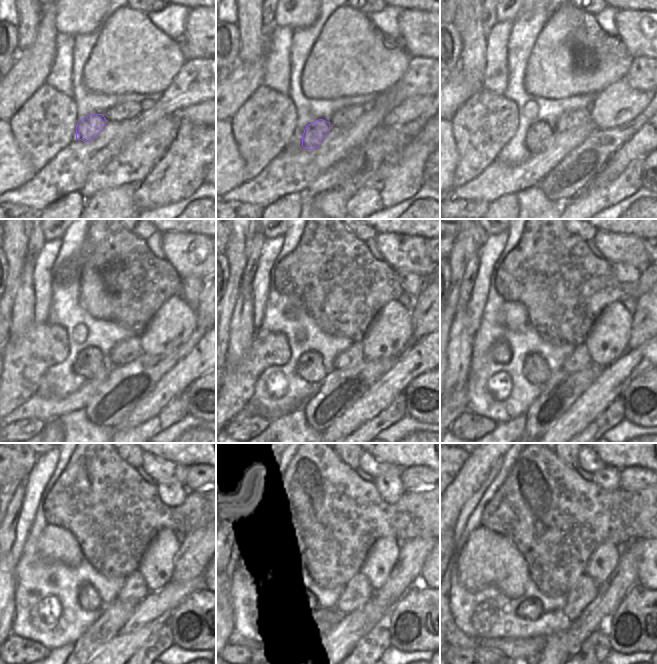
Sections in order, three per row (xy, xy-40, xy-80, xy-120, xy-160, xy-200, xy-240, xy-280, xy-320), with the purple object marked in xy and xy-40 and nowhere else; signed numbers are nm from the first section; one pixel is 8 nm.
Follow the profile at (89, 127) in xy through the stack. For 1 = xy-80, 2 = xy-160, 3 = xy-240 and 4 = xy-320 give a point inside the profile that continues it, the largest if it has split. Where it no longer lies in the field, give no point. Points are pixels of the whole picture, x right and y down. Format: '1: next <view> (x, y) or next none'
1: next xy-80 (538, 136)
2: next xy-160 (311, 368)
3: next xy-240 (88, 598)
4: next xy-320 (531, 609)

